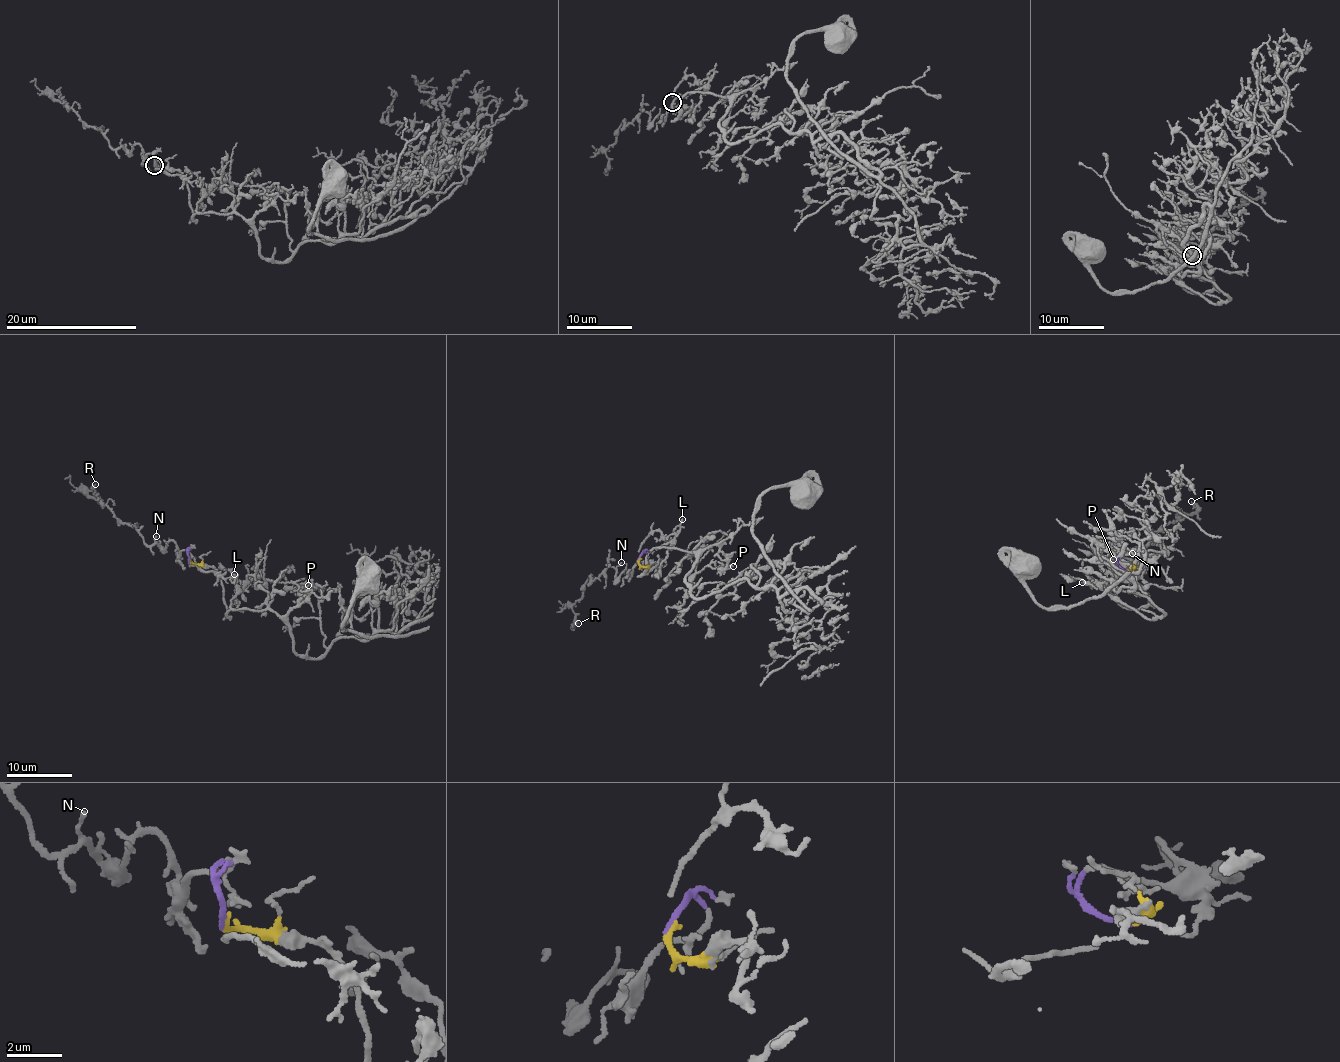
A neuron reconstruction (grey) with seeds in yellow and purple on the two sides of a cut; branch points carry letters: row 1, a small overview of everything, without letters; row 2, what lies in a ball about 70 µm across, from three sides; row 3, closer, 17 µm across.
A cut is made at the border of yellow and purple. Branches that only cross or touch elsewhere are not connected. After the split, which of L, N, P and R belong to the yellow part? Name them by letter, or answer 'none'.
L, P

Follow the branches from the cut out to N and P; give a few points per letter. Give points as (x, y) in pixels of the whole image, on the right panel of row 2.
N: (1128, 570), (1119, 564), (1120, 558), (1141, 558), (1137, 551), (1143, 558), (1149, 557), (1131, 553)
P: (1128, 570), (1144, 607), (1123, 607), (1101, 589), (1113, 559)

